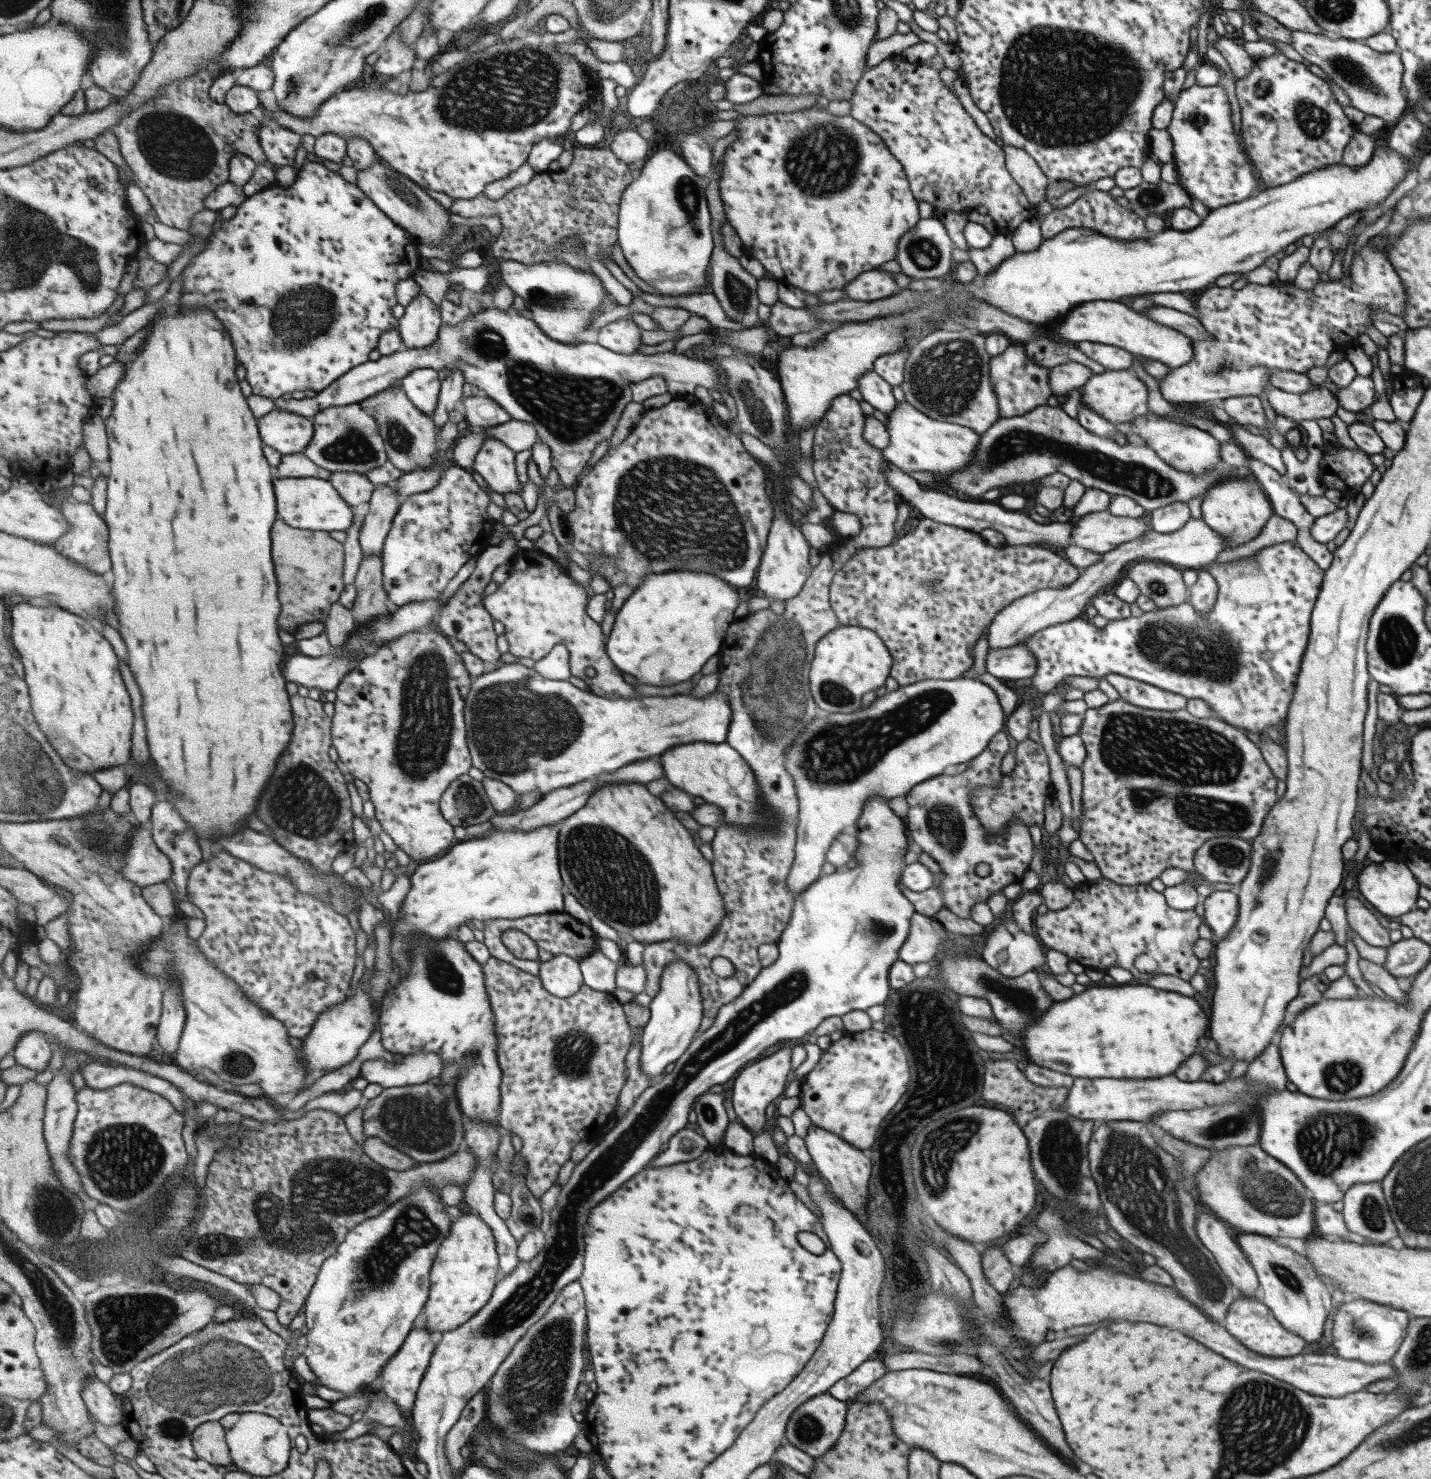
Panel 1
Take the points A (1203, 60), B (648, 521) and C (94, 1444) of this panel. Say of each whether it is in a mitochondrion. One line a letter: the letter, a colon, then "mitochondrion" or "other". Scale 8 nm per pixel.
A: other
B: mitochondrion
C: other

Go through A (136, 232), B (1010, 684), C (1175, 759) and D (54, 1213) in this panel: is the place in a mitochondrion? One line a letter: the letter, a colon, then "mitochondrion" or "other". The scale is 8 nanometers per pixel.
A: other
B: other
C: mitochondrion
D: mitochondrion

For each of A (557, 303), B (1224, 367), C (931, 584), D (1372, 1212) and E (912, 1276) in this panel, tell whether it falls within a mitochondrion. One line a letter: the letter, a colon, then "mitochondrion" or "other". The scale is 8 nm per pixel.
A: mitochondrion
B: mitochondrion
C: mitochondrion
D: mitochondrion
E: other

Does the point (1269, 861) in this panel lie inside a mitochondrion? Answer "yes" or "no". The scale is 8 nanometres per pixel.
yes

